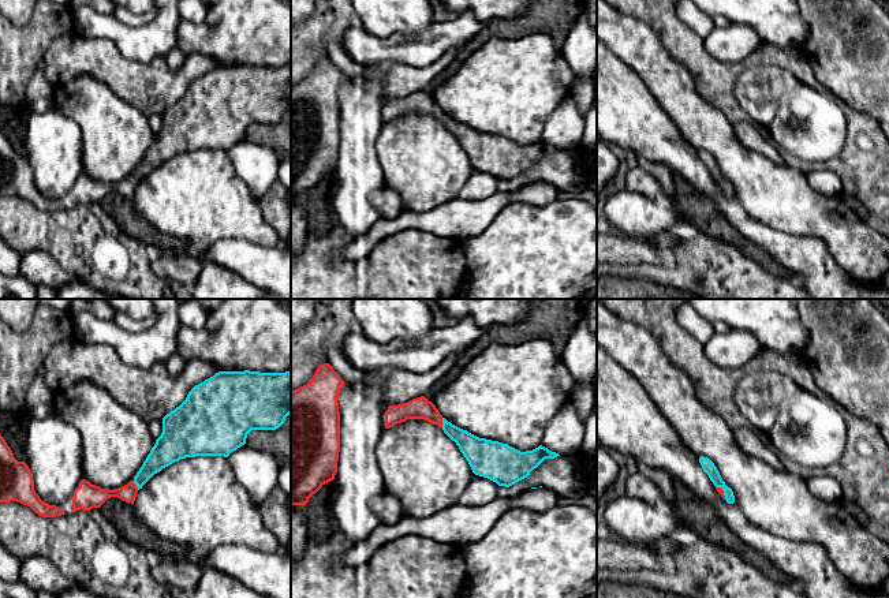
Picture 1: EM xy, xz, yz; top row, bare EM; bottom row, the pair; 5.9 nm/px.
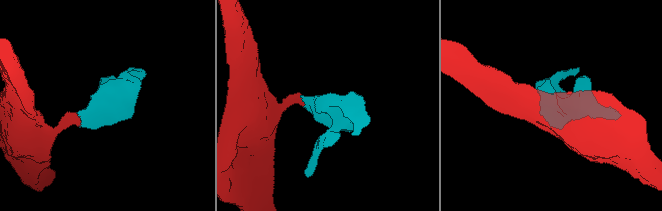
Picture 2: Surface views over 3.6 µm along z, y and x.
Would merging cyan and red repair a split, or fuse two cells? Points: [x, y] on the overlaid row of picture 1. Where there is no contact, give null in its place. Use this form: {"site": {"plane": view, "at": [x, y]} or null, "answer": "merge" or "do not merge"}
{"site": {"plane": "xz", "at": [443, 423]}, "answer": "merge"}

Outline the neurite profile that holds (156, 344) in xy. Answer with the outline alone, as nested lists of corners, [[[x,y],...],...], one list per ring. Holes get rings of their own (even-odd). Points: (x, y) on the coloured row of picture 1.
[[[152,299],[157,321],[143,332],[128,332],[113,321],[98,319],[89,311],[72,314],[74,334],[87,344],[105,344],[116,350],[120,359],[141,369],[149,369],[154,363],[165,363],[169,356],[178,352],[178,332],[182,328],[179,319],[179,299]]]

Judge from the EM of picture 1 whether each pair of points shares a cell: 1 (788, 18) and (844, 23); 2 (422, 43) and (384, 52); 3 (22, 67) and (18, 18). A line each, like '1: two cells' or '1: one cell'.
1: two cells
2: one cell
3: two cells

